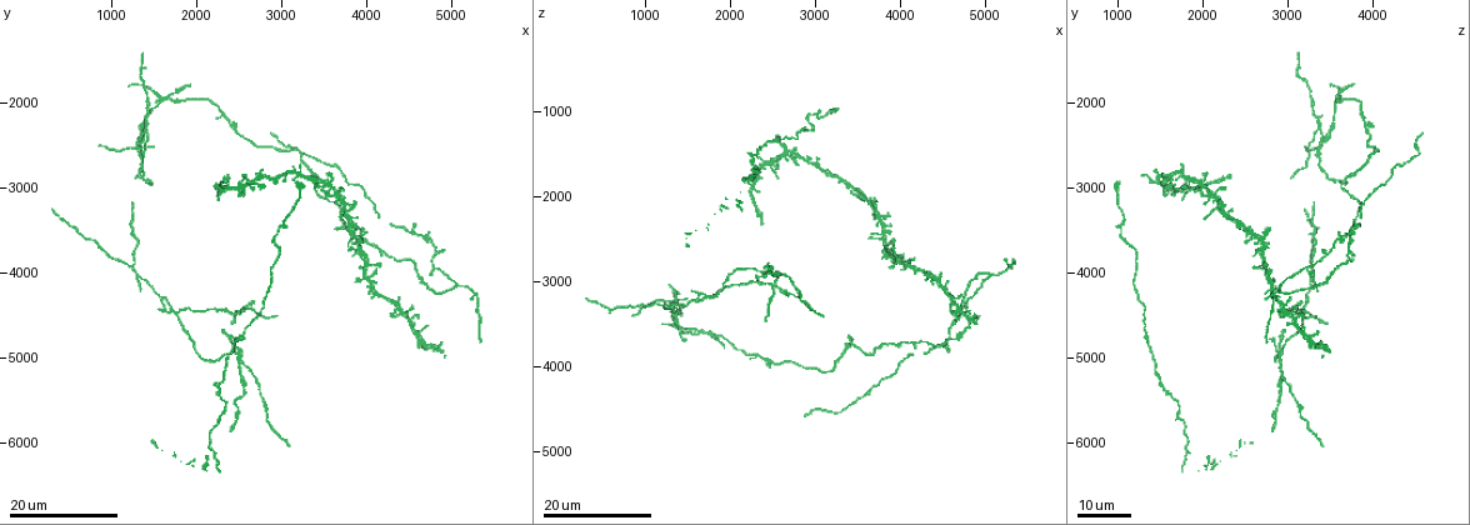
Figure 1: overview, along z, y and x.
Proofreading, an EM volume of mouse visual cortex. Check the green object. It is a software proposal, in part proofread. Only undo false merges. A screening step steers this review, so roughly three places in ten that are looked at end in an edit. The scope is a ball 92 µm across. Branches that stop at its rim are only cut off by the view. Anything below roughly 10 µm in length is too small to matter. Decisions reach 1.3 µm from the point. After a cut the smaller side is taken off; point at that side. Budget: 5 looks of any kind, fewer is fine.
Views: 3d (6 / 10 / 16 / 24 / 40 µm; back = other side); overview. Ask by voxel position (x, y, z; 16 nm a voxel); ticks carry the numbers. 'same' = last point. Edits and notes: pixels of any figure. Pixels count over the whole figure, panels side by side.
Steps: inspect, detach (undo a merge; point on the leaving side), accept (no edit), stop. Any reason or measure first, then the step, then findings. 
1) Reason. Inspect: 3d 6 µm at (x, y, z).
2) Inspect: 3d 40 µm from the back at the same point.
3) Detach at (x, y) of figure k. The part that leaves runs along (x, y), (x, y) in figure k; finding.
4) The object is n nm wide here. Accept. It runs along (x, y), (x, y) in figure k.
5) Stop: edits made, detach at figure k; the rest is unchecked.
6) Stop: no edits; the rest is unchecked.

Arms part here. Inspect: 3d 16 µm at (5050, 4150, 2900).

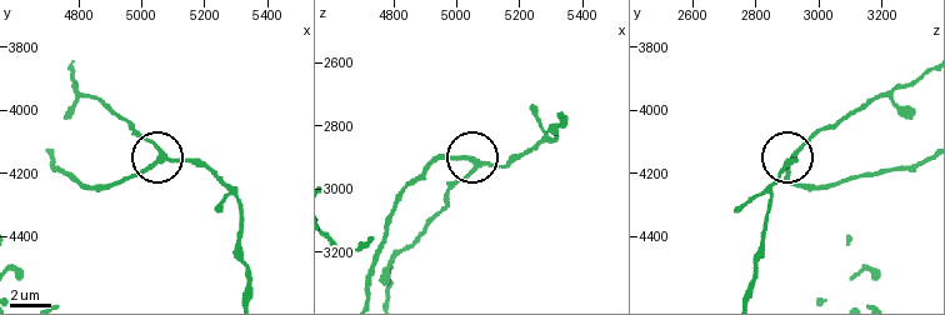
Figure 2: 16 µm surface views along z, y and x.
Inspect: 3d 6 µm at (5050, 4130, 2930).

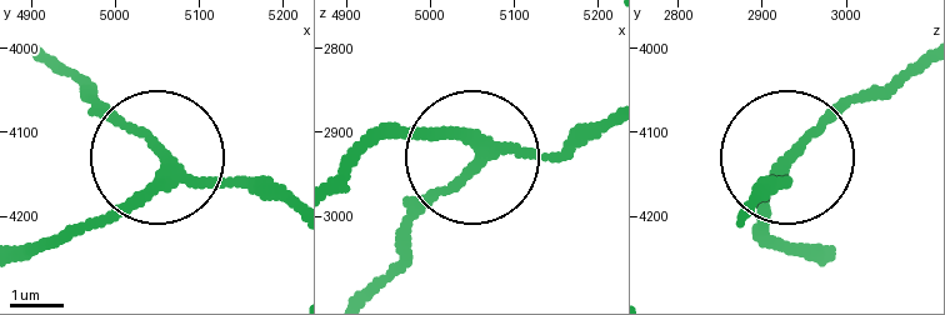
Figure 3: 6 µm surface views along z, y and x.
Inspect: 3d 6 µm from the back at (5060, 4135, 2930).

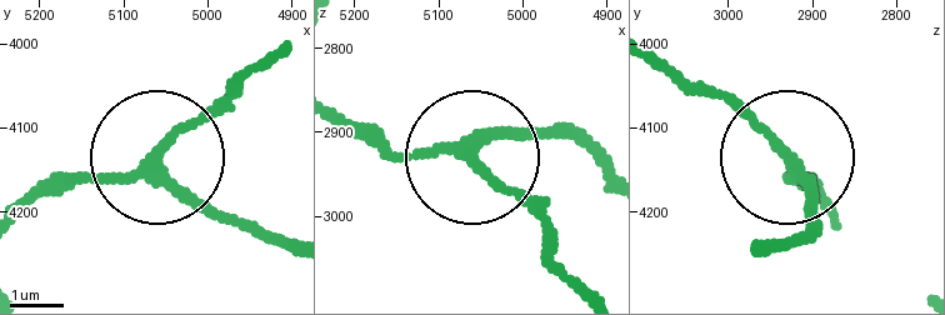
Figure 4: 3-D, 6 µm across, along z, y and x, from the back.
The side arm is 14 µm long. Accept. It runs along (600, 168), (559, 140), (398, 154), (335, 126) in figure 4; one cell here.

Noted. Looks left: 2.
A fork. Inspect: 3d 24 µm at (2500, 5050, 2900).

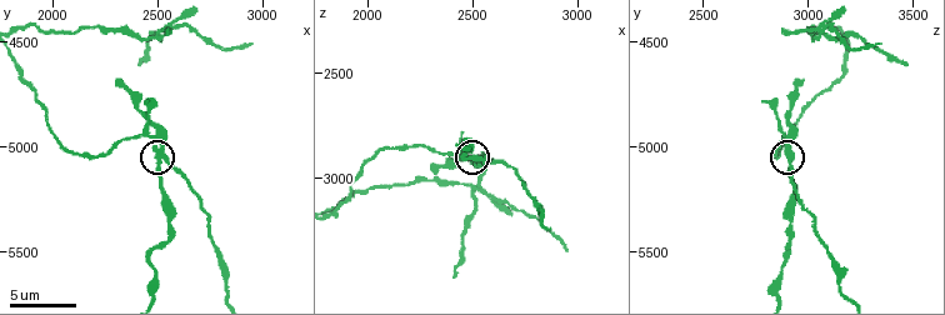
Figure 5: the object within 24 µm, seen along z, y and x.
Inspect: 3d 10 µm at (2510, 5050, 2920).

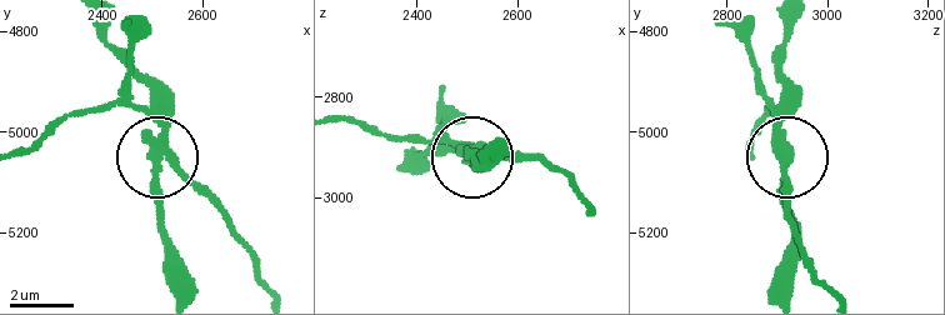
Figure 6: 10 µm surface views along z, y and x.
The object is 280 nm wide here. Detach at (163, 89) of figure 6. The part that leaves runs along (164, 139), (156, 209), (173, 289) in figure 6; two cells meet here.

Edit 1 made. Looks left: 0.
Stop: edits made, detach at figure 6; the rest is unchecked.

